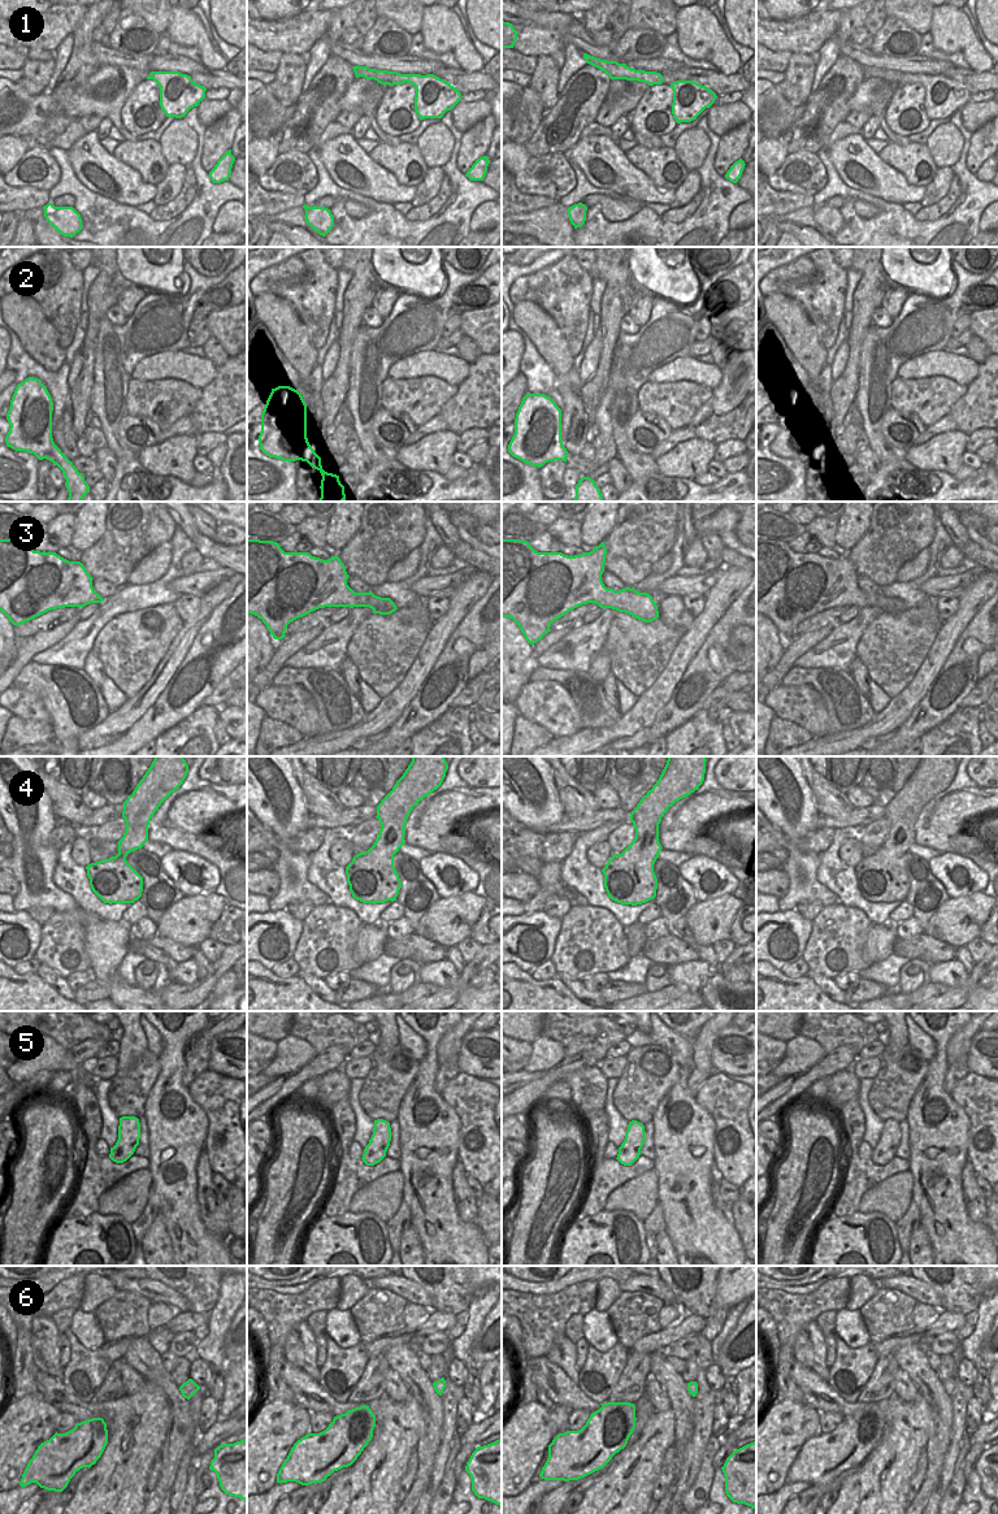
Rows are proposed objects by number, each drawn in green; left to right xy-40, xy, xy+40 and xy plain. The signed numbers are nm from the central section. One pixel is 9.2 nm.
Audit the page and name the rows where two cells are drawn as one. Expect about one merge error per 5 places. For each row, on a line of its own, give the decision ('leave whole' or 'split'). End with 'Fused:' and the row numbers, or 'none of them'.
1: leave whole
2: leave whole
3: leave whole
4: leave whole
5: leave whole
6: leave whole
Fused: none of them

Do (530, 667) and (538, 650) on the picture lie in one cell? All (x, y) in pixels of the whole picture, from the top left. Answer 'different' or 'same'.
same

